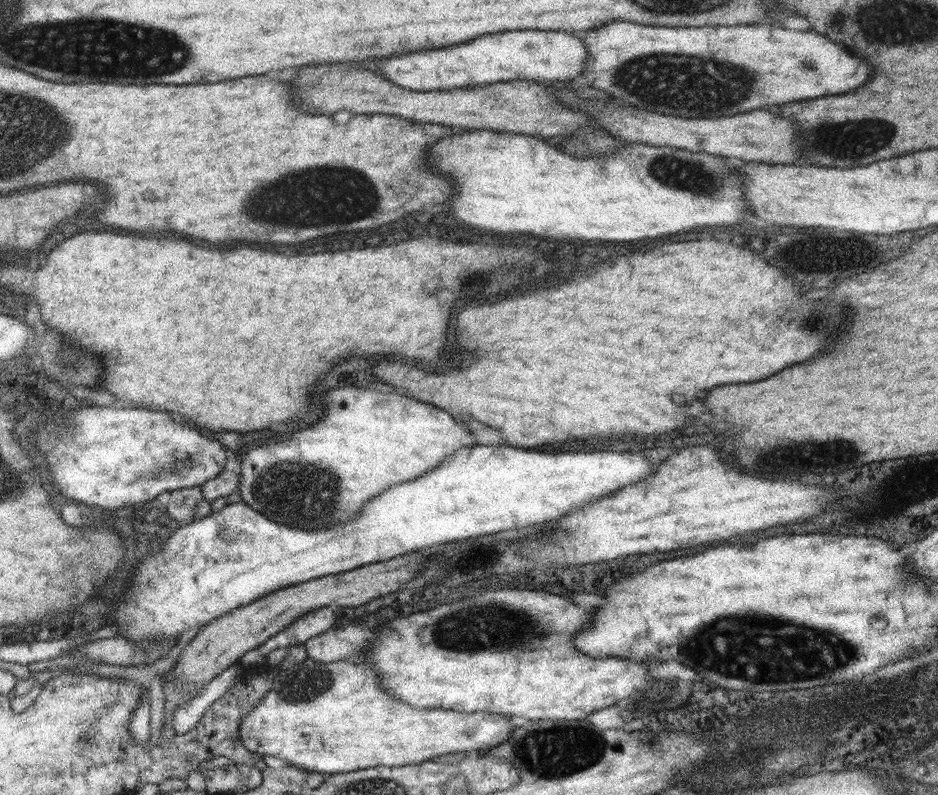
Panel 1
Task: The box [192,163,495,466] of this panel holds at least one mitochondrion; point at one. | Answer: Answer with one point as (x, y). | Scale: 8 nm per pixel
(308, 202)

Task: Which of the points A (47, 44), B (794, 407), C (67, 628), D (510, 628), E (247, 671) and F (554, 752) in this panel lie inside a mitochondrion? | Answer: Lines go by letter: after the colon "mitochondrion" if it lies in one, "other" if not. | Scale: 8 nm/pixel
A: mitochondrion
B: other
C: other
D: mitochondrion
E: other
F: mitochondrion

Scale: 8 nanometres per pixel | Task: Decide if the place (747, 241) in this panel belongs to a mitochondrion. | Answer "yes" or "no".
no

